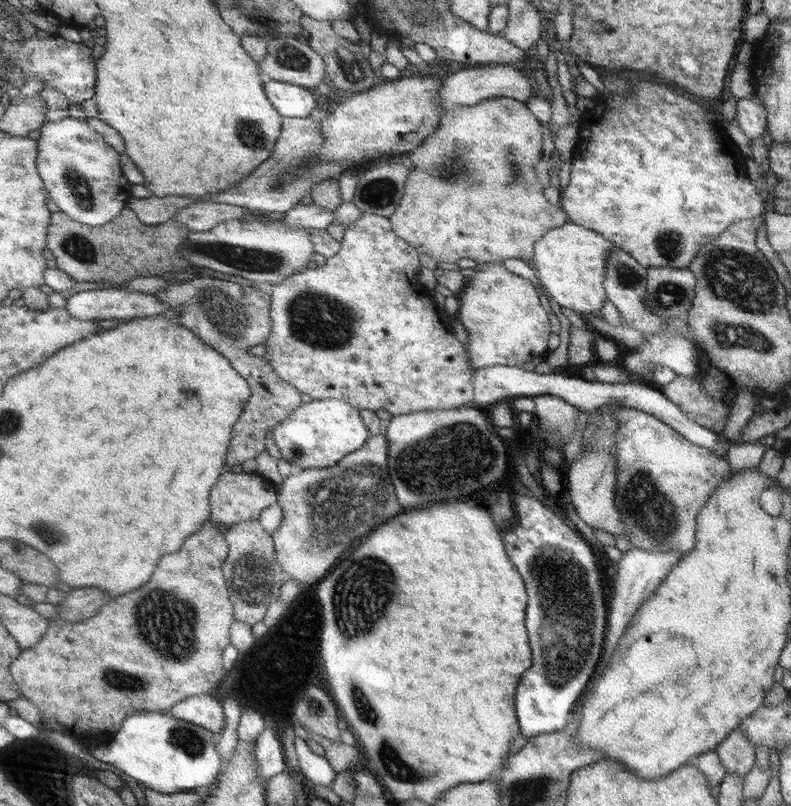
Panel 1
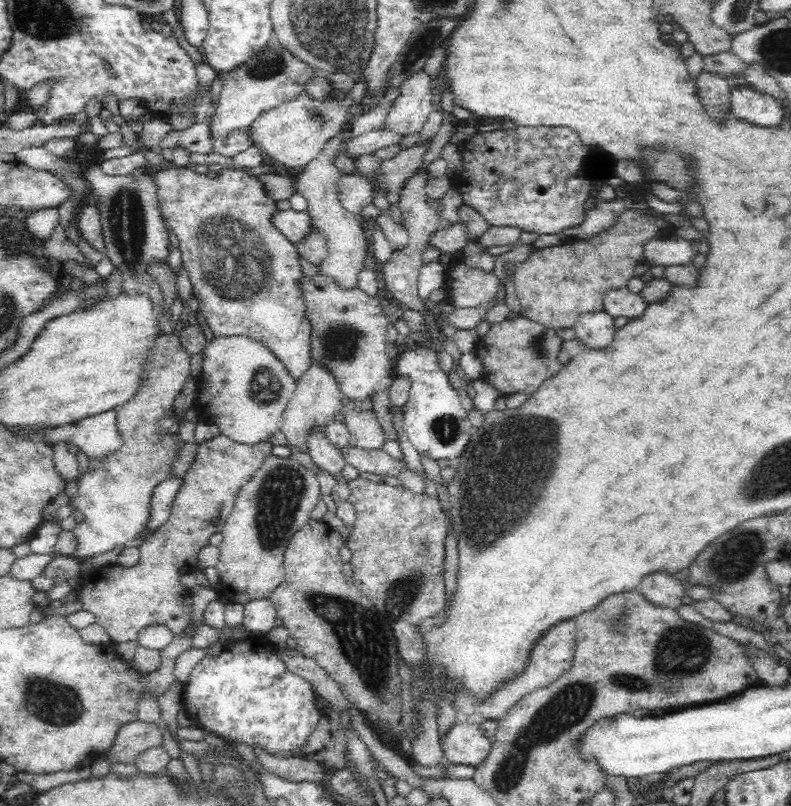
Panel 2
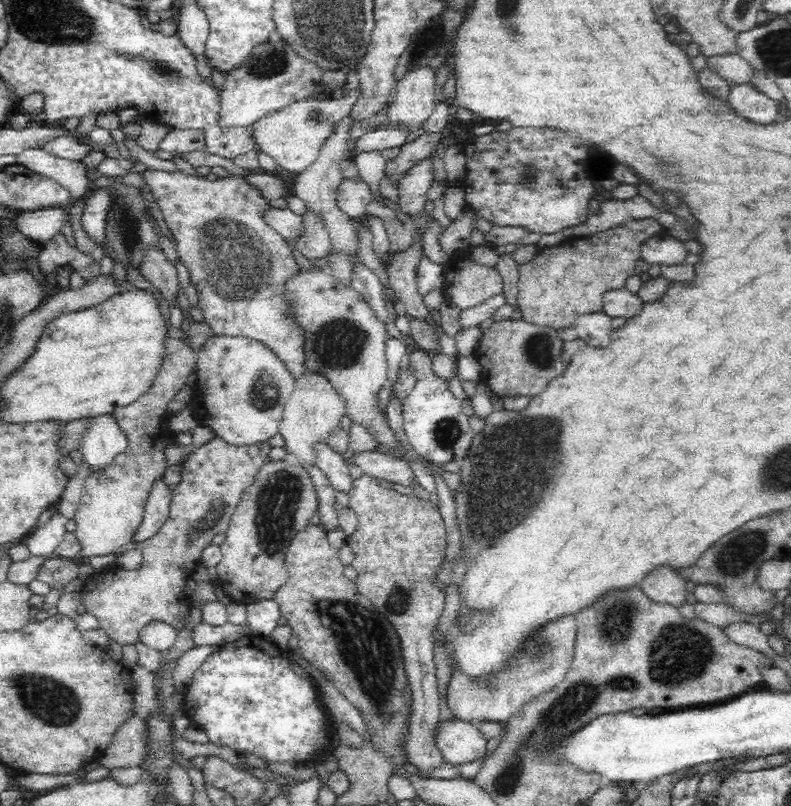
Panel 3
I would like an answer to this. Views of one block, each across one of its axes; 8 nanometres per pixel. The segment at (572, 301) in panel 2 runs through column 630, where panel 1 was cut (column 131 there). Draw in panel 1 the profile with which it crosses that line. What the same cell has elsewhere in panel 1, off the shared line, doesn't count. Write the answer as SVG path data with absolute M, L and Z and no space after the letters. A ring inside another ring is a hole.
M128 206L111 223L101 227L81 224L60 210L52 214L49 230L48 249L57 262L57 268L79 282L106 282L109 287L120 289L136 276L174 278L177 271L173 268L183 270L191 267L176 254L178 244L184 242L190 230L173 219L163 224L145 226L137 221L135 211Z

